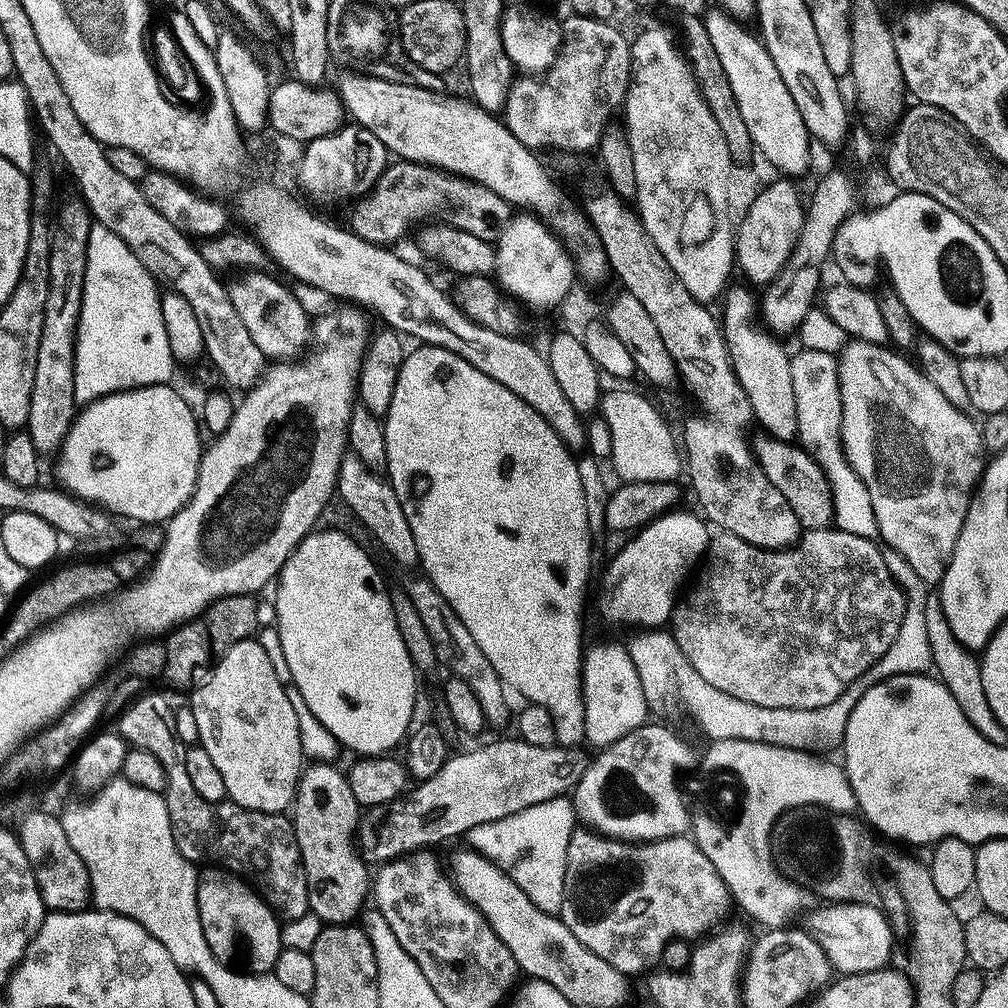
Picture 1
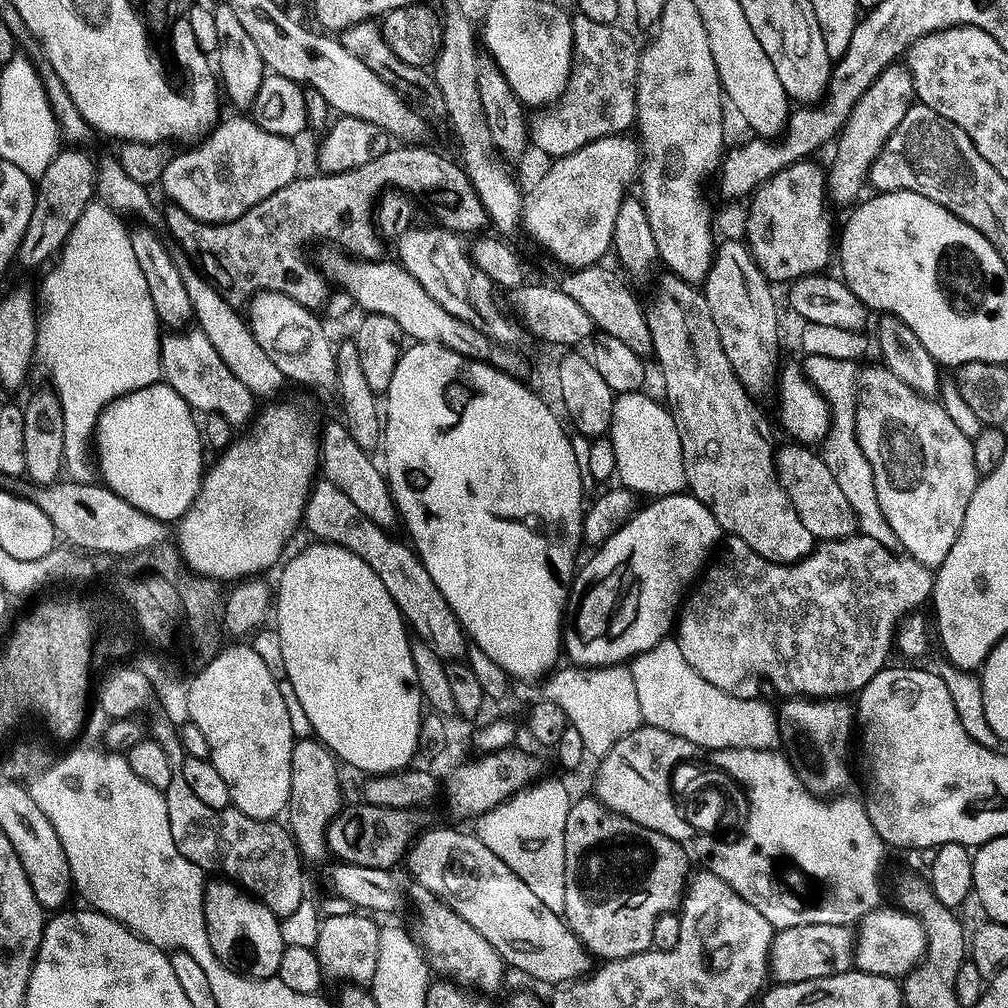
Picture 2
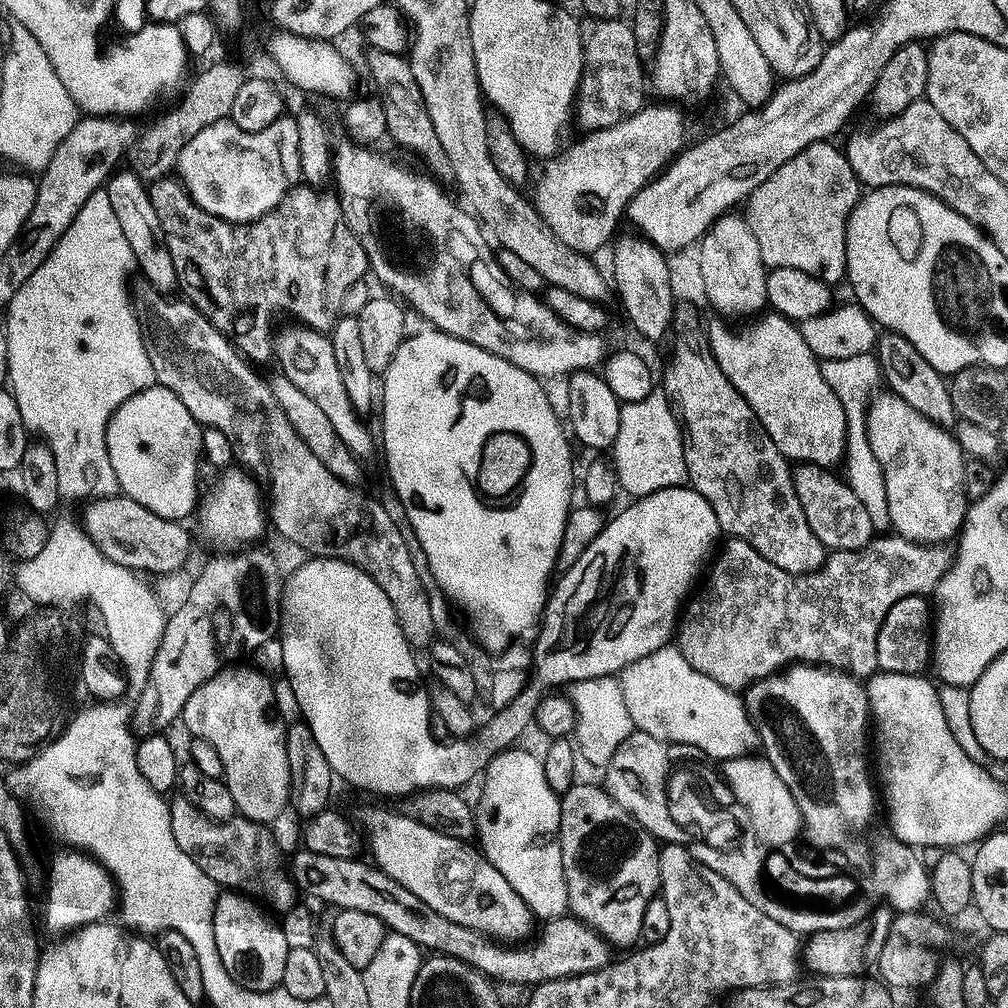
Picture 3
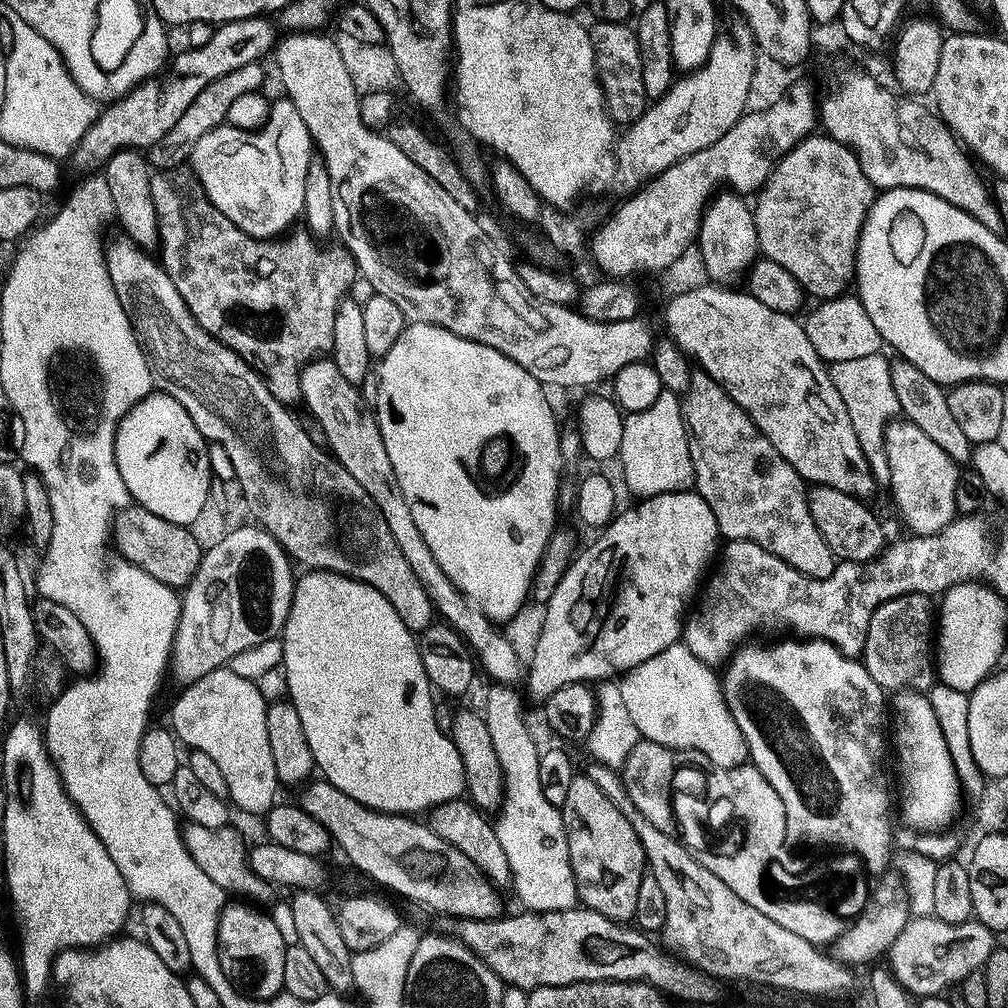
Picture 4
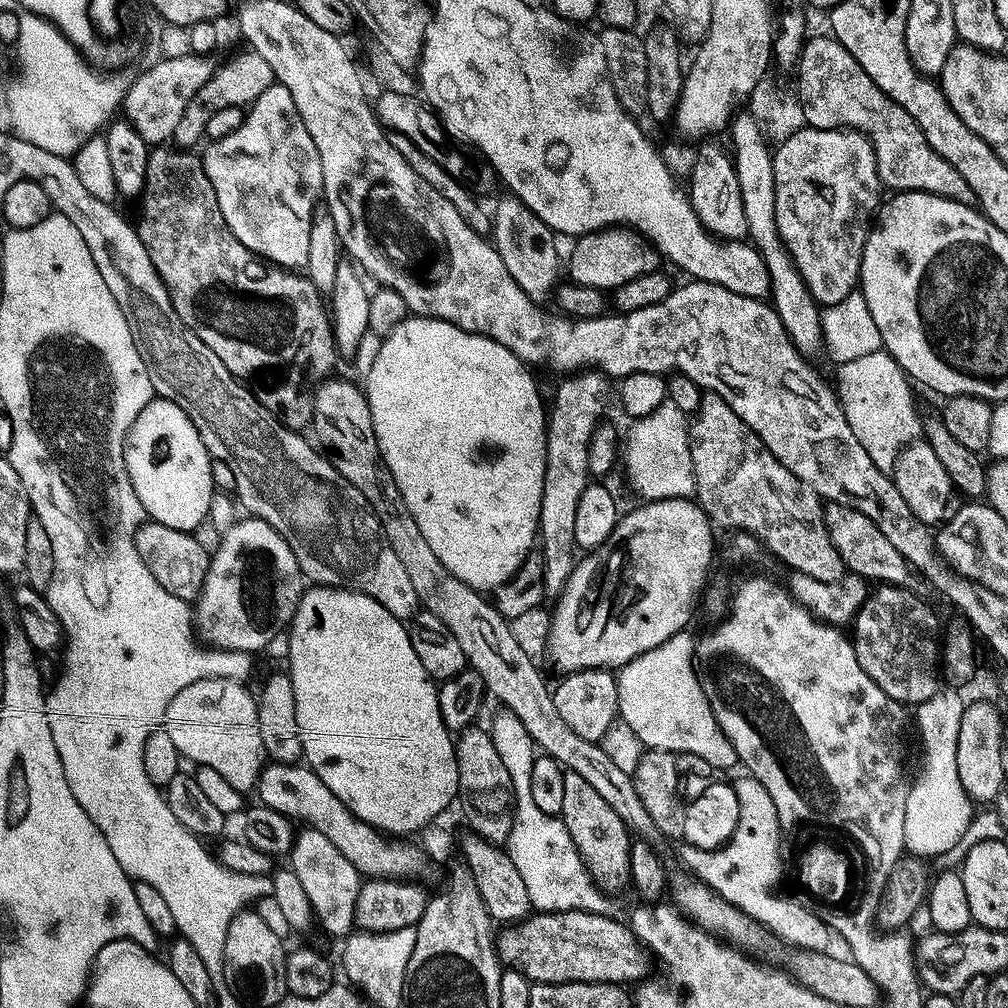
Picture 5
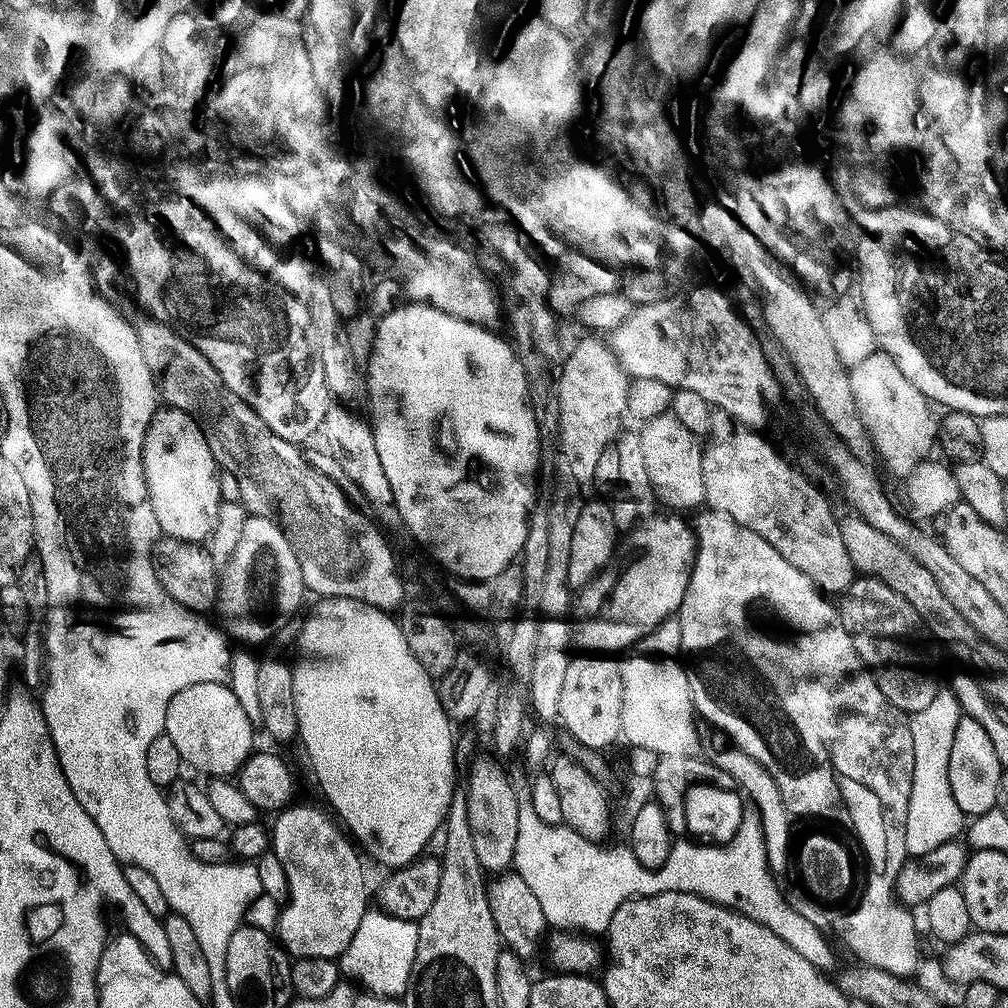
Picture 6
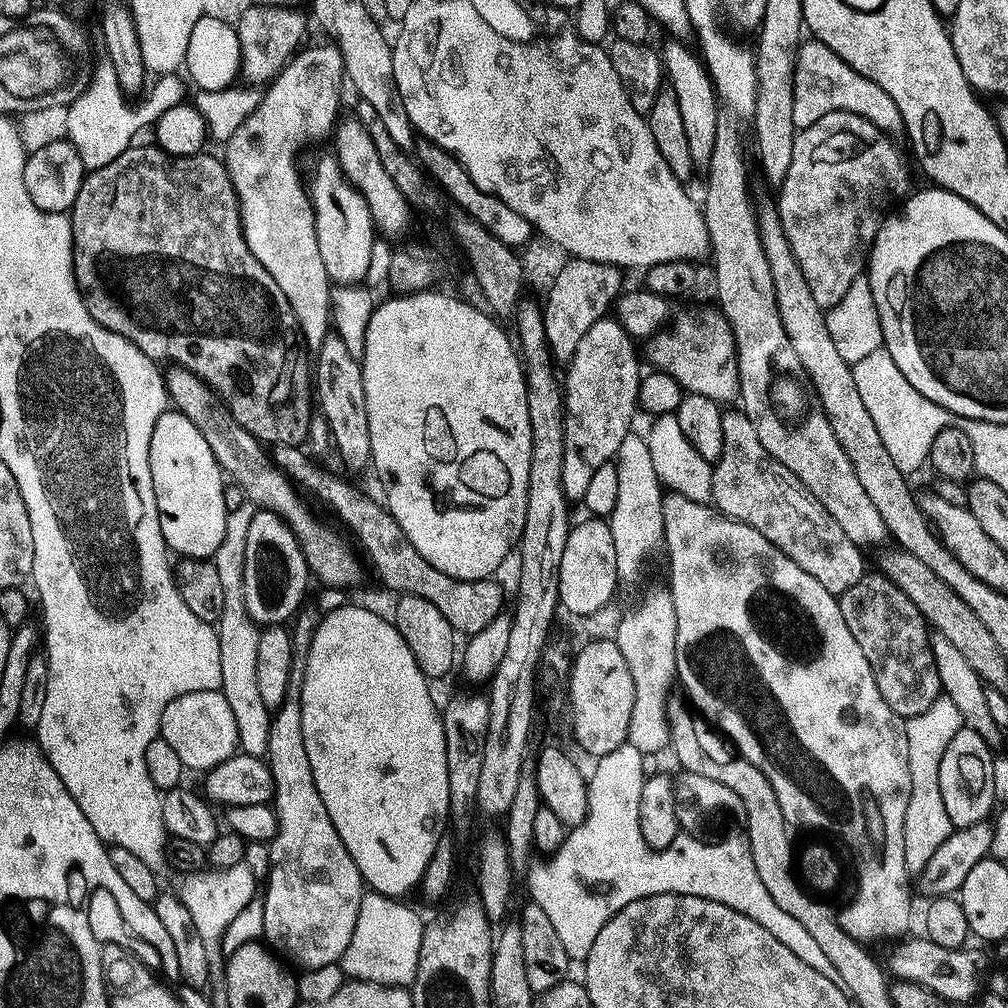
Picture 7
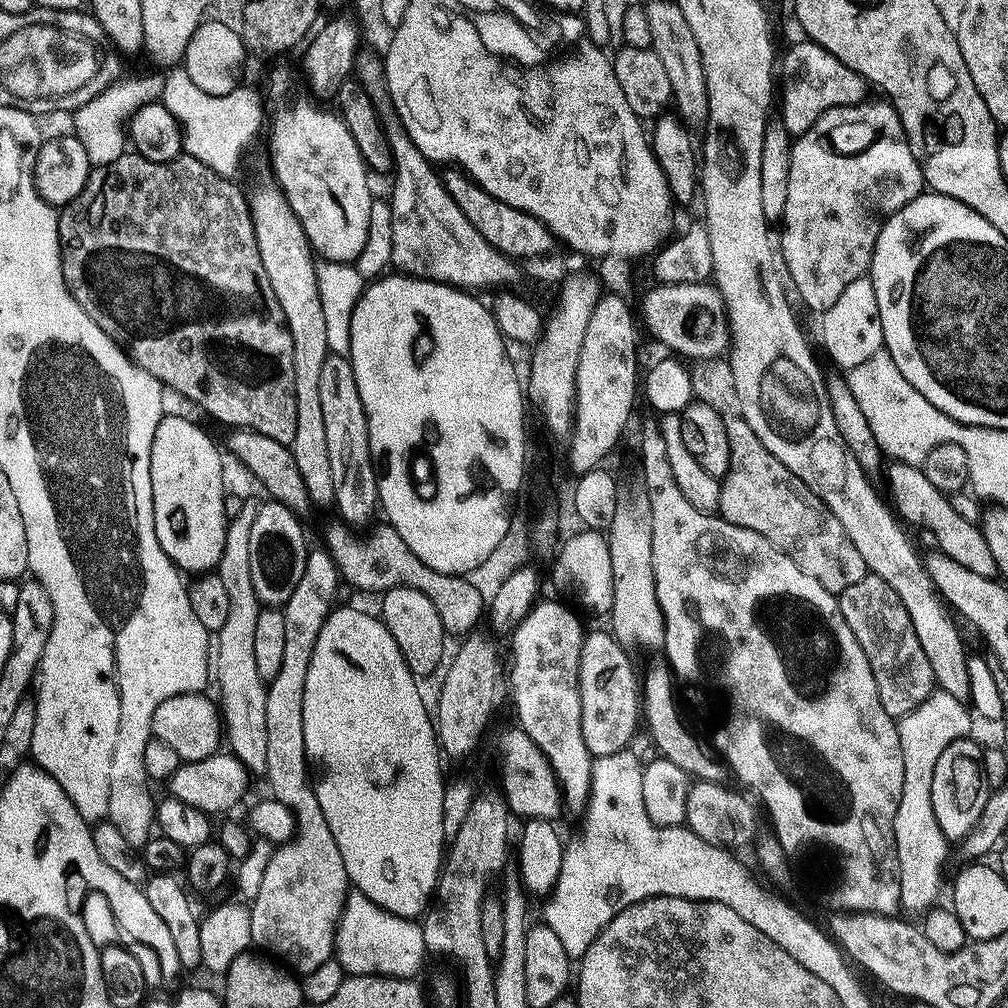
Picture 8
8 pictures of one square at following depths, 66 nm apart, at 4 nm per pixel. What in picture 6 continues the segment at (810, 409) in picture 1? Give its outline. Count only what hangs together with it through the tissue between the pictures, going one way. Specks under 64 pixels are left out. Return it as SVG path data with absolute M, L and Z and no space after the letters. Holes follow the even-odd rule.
M882 350L855 365L851 373L854 402L858 402L858 414L870 434L875 455L881 456L892 472L912 472L933 455L938 444L938 416L932 413L933 405L920 393L918 386L898 370L898 362Z

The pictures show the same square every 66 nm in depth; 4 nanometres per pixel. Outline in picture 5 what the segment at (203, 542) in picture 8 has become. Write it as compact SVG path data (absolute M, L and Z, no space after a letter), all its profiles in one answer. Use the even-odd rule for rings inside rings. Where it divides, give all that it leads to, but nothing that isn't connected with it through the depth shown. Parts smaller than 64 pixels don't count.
M153 399L152 404L146 406L146 410L142 410L138 422L134 422L134 426L129 432L125 458L134 490L142 502L145 513L155 523L170 526L170 530L190 533L200 530L196 528L205 527L212 509L212 497L217 491L212 480L213 458L208 452L207 446L202 442L194 422L190 422L186 410L182 410L182 406L169 400Z

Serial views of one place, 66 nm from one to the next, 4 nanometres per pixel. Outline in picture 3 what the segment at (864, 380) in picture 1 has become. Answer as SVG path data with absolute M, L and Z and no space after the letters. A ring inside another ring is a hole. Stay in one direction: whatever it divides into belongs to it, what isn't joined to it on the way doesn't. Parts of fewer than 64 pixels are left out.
M877 395L868 409L868 433L874 456L886 478L892 528L905 540L944 546L959 537L968 516L968 469L962 446L949 429L927 420L902 398Z

